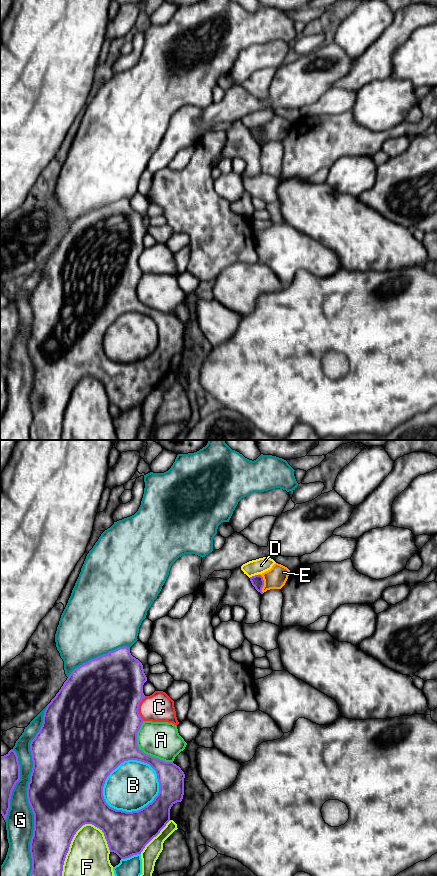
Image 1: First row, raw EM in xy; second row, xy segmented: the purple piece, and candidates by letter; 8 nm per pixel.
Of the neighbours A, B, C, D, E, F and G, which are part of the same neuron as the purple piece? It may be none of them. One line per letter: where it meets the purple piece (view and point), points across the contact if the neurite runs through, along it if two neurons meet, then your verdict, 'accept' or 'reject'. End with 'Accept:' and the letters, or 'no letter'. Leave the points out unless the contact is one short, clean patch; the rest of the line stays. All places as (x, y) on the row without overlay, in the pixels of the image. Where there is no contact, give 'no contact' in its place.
A: xy (141, 302) | reject
B: xy (144, 359) | reject
C: xy (138, 260) | reject
D: xy (253, 128) | along xy (257, 126), (249, 129) | reject
E: xy (263, 135) | along xy (258, 126), (263, 132), (263, 144) | reject
F: xy (68, 402) | reject
G: xy (27, 349) | reject
Accept: no letter

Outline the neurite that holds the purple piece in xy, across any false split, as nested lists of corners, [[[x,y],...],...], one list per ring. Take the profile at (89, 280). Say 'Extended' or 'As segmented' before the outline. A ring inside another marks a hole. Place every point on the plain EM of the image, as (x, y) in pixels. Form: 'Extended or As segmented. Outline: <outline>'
As segmented. Outline: [[[123,198],[75,220],[47,257],[42,278],[30,295],[33,320],[27,350],[34,366],[34,382],[30,394],[30,440],[61,440],[66,407],[74,387],[83,377],[92,376],[99,380],[104,385],[110,404],[126,411],[141,406],[145,398],[170,373],[171,359],[182,353],[185,326],[181,320],[173,314],[165,314],[145,306],[137,297],[137,284],[143,275],[138,261],[145,249],[143,237],[146,233],[142,215],[131,207],[130,199]],[[128,312],[149,316],[156,323],[159,334],[159,345],[154,352],[144,360],[132,364],[110,359],[103,348],[107,329],[121,315]]]

